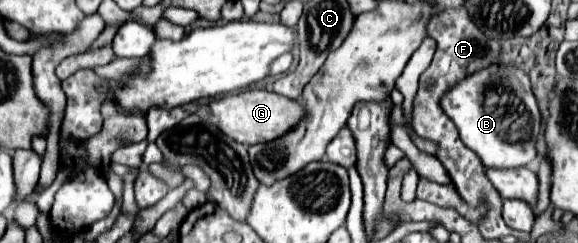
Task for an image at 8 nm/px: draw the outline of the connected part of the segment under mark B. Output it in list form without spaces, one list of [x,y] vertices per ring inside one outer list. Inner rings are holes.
[[[492,64],[488,68],[482,68],[474,74],[468,74],[464,80],[454,84],[450,90],[444,92],[440,98],[440,106],[444,114],[456,124],[462,142],[478,154],[482,164],[488,168],[518,168],[526,166],[530,160],[536,158],[538,150],[538,140],[542,136],[542,120],[540,120],[540,110],[536,104],[536,98],[530,90],[530,78],[526,72],[514,66],[504,66],[504,64]]]

